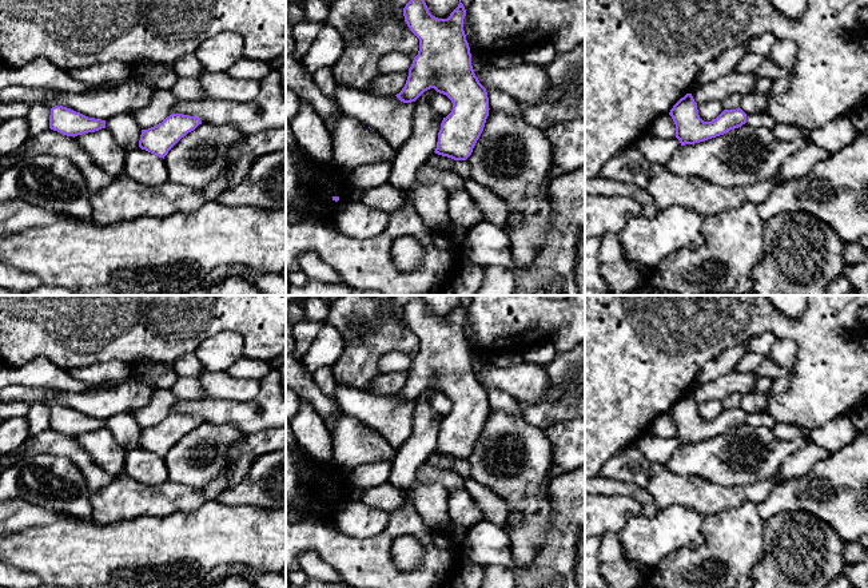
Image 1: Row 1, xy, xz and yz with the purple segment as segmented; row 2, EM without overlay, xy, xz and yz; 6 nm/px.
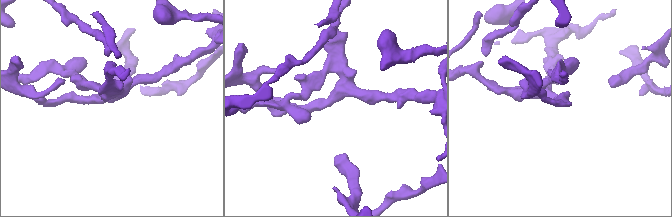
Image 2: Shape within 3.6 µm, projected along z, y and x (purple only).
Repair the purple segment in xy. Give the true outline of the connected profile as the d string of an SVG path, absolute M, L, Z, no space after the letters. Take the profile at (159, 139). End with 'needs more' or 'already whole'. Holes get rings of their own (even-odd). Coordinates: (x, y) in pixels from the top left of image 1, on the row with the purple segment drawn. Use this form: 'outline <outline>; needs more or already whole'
outline M171 114L162 123L142 130L139 147L164 159L168 151L199 124L202 122L196 116Z; already whole

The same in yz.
outline M692 94L681 98L673 106L669 115L676 124L676 138L681 146L705 142L746 123L746 114L740 107L724 110L712 122L704 122L698 115L697 103Z; already whole

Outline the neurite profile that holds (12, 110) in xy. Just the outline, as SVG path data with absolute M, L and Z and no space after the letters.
M23 102L0 103L0 119L1 122L13 118L25 118L31 106Z

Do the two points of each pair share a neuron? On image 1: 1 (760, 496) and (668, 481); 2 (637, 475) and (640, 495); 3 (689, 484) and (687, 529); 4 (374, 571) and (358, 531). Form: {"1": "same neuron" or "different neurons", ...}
{"1": "same neuron", "2": "different neurons", "3": "different neurons", "4": "different neurons"}

